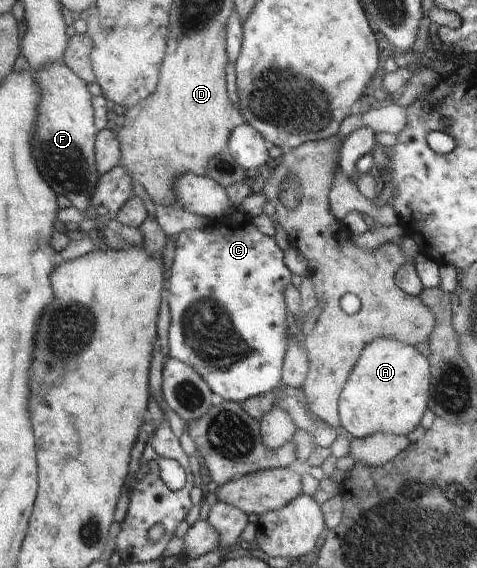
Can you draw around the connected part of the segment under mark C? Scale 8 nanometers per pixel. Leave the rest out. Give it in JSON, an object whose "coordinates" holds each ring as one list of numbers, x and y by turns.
{"coordinates":[[249,215,246,216,245,225,241,225,241,221,237,221,237,225,233,225,227,218,224,220,216,218,212,228,183,230,175,241,175,257,173,257,173,264,171,265,169,293,167,294,171,314,169,357,190,365,205,380,209,389,219,396,220,400,237,403,252,397,264,396,269,392,276,392,277,388,285,389,286,387,283,383,283,365,288,351,287,333,293,333,293,329,289,329,289,321,286,320,288,308,284,295,285,287,293,285,293,281,297,281,297,273,293,273,293,269,289,269,289,261,285,261,285,245,281,245,281,241,277,241,277,237,271,237,269,233,265,233,265,229,258,229,252,222,253,218]]}

